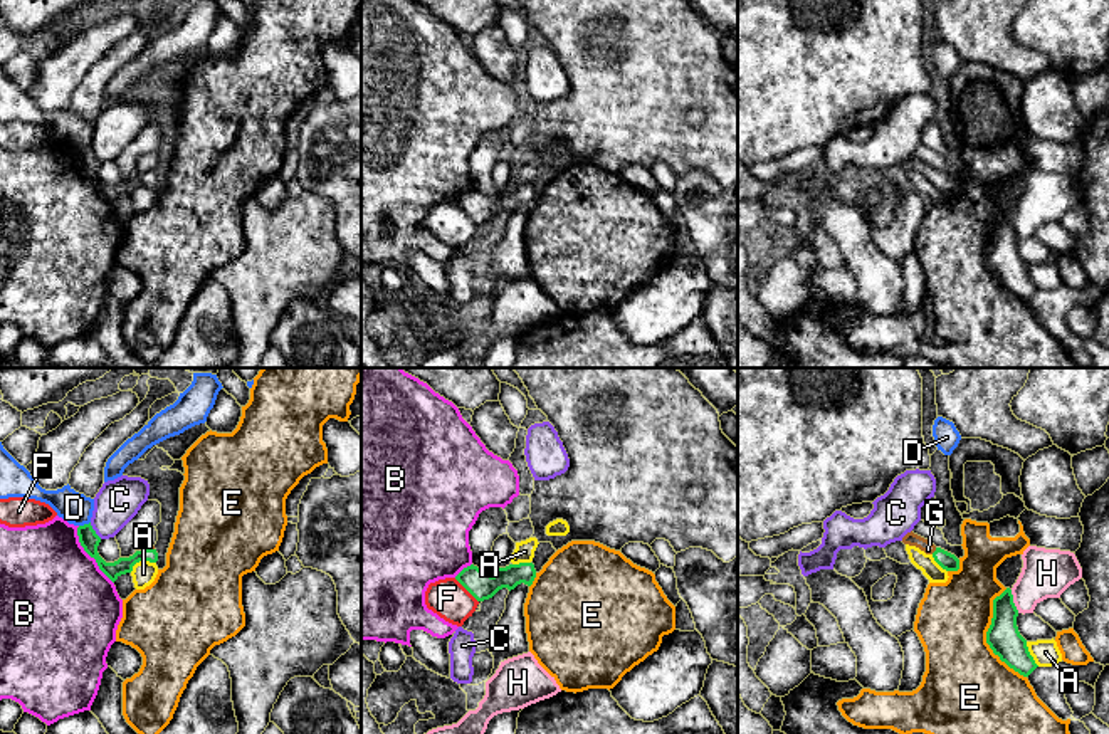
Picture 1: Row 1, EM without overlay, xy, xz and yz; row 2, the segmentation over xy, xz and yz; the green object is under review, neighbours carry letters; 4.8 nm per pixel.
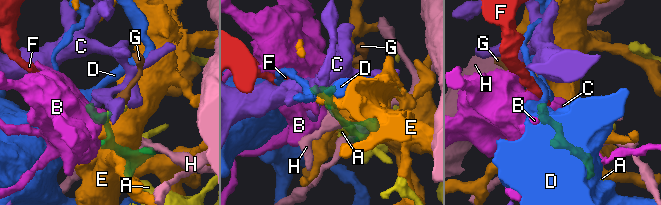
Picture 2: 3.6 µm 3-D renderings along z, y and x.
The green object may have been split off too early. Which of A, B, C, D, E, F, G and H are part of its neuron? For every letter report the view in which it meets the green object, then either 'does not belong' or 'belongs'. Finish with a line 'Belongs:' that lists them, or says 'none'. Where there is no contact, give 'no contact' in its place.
A: meets green in xy; does not belong
B: meets green in xy; does not belong
C: meets green in xy; does not belong
D: meets green in xy; does not belong
E: meets green in yz; does not belong
F: meets green in xz; does not belong
G: meets green in yz; belongs
H: meets green in yz; does not belong
Belongs: G

